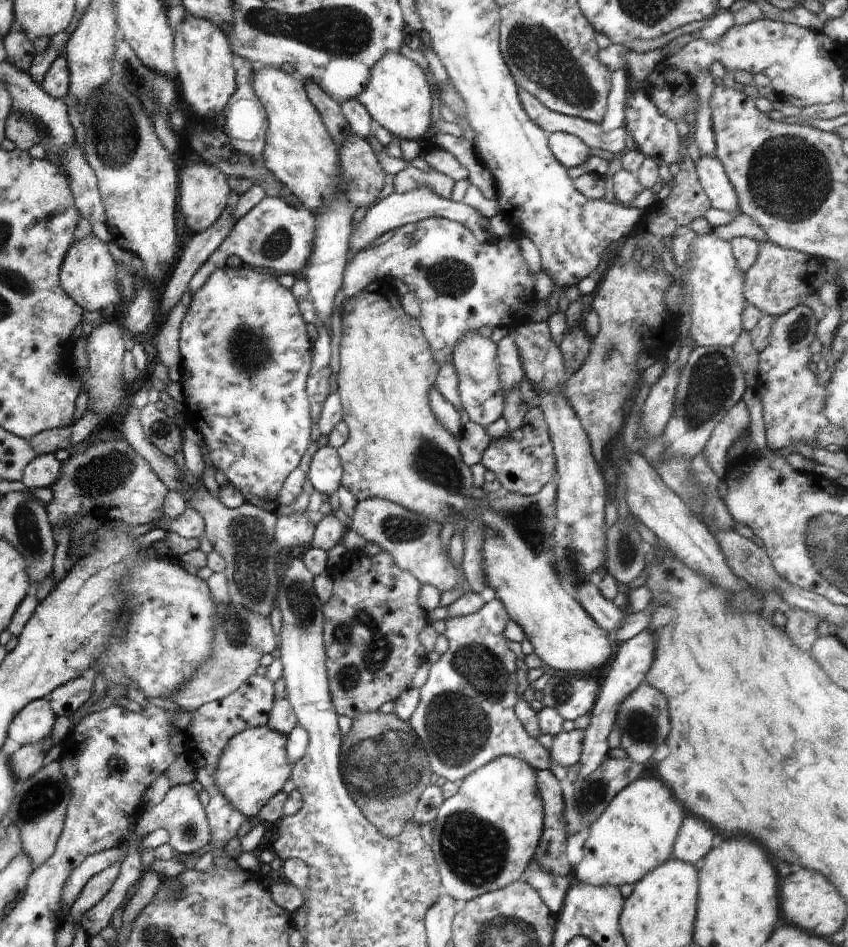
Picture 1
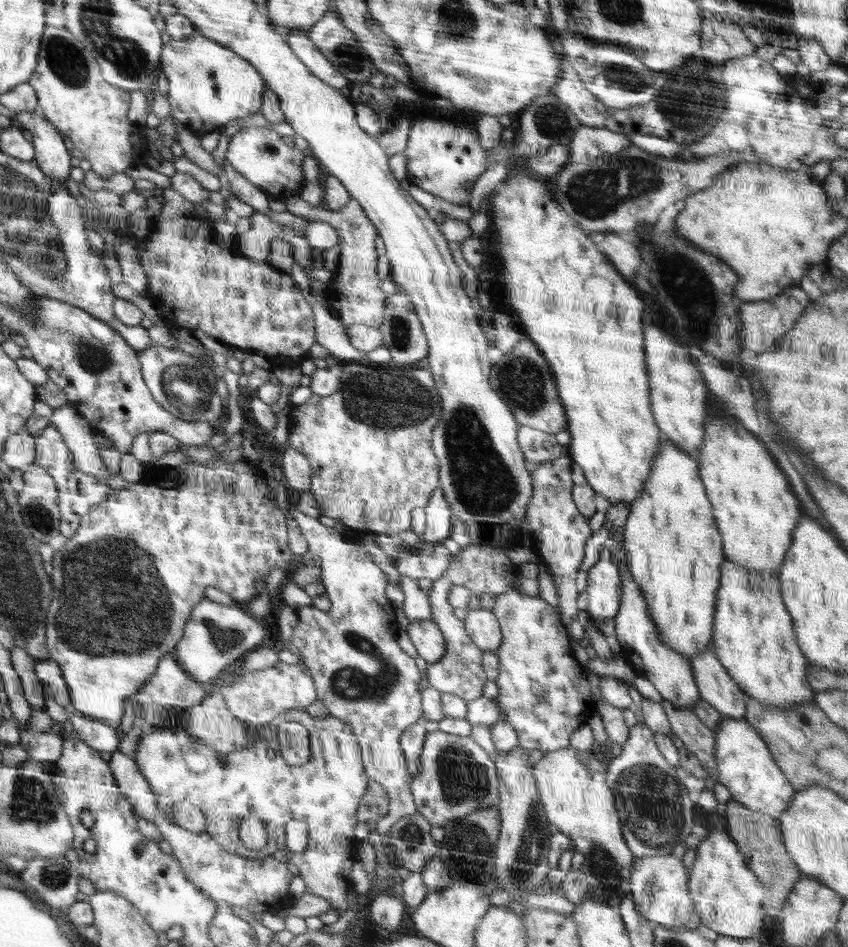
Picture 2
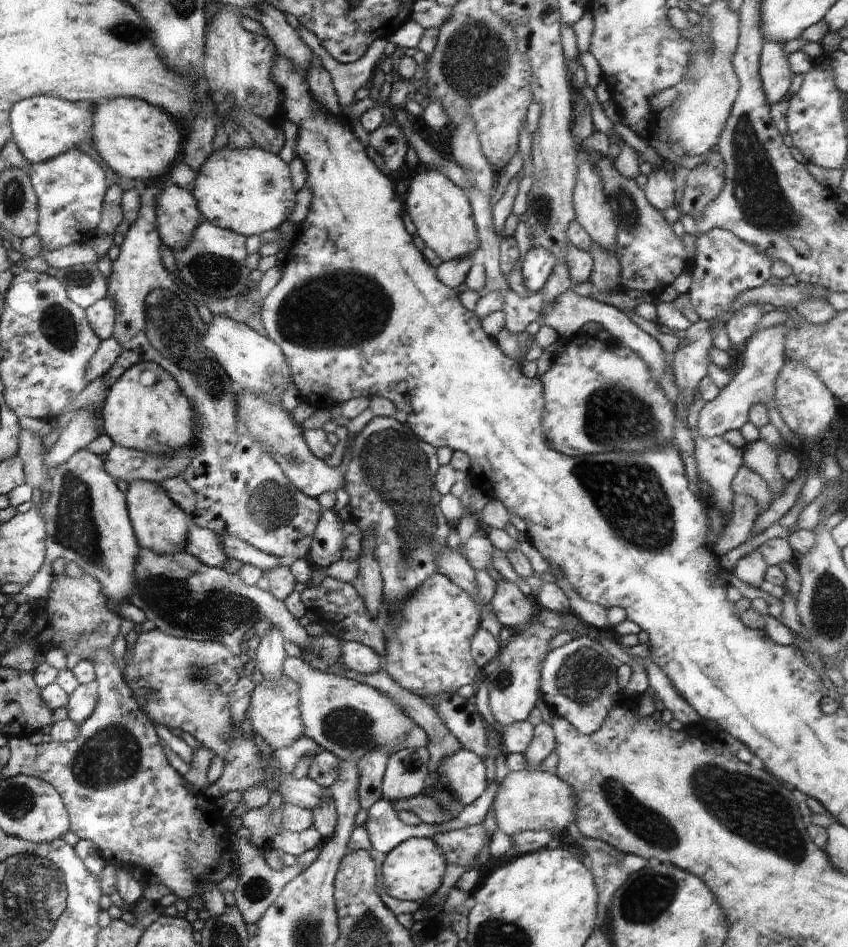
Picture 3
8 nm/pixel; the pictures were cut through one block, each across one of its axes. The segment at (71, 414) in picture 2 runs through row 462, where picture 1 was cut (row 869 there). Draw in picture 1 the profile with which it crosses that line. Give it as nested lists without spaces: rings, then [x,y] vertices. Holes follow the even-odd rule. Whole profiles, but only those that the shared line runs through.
[[[112,847],[111,849],[104,849],[102,852],[86,857],[82,864],[73,870],[72,876],[68,878],[68,884],[65,886],[64,899],[67,906],[67,915],[88,880],[114,864],[114,862],[123,861],[126,855],[127,851],[124,848]]]

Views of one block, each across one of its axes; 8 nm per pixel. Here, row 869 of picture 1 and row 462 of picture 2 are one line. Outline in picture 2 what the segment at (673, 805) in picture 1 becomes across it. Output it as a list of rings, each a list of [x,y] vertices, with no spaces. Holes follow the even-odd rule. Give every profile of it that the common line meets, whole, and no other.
[[[521,163],[508,167],[508,174],[503,182],[503,186],[499,192],[489,194],[488,216],[490,222],[494,224],[494,234],[496,234],[496,244],[494,256],[500,261],[500,269],[497,273],[500,276],[498,284],[504,282],[504,292],[506,292],[506,304],[514,310],[512,314],[516,314],[516,318],[522,322],[522,326],[518,326],[522,336],[528,338],[538,347],[540,347],[542,355],[550,368],[556,382],[558,396],[564,405],[567,418],[568,432],[570,432],[571,441],[569,442],[566,452],[569,453],[573,463],[578,464],[584,472],[584,476],[592,489],[611,504],[623,503],[628,510],[630,504],[634,503],[644,491],[646,480],[652,472],[652,464],[658,456],[658,444],[662,438],[662,432],[656,425],[654,415],[650,410],[650,387],[648,384],[648,367],[646,367],[646,355],[644,355],[644,304],[636,294],[636,290],[632,288],[632,283],[618,272],[609,259],[598,251],[596,244],[586,235],[586,232],[572,220],[570,214],[566,214],[562,210],[562,206],[558,204],[558,200],[548,191],[544,179],[530,176],[524,172]]]

